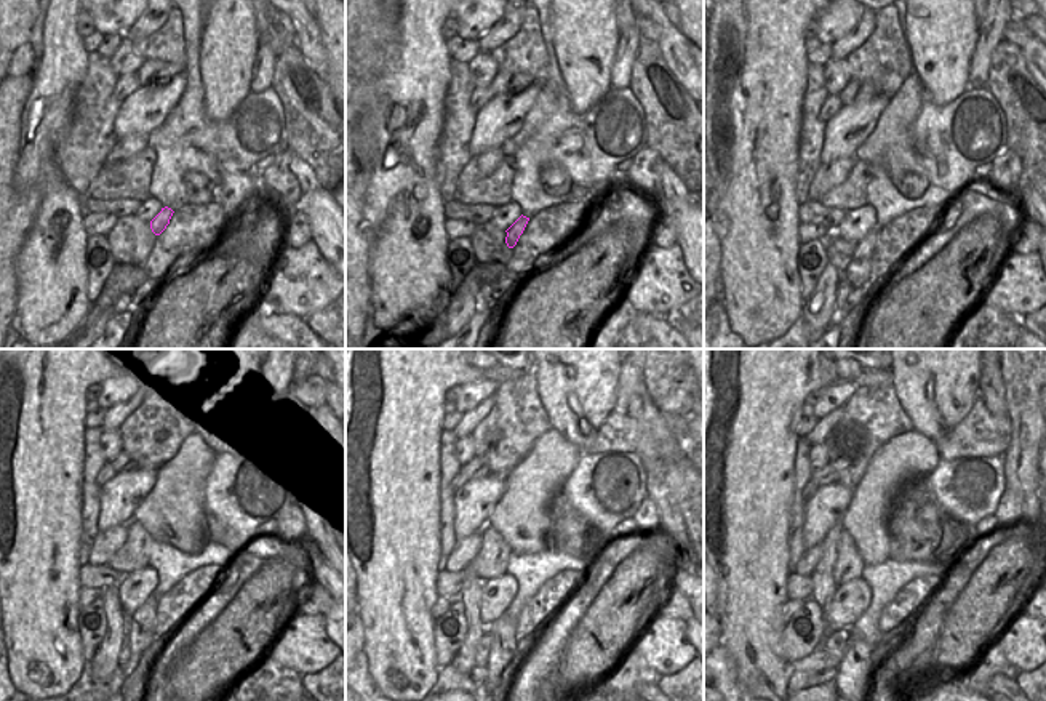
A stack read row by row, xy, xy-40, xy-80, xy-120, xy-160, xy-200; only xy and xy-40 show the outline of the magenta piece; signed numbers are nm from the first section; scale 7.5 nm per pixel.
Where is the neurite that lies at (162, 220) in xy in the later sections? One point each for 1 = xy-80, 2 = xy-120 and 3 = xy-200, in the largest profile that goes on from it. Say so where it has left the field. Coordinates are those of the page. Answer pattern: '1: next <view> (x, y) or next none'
1: next xy-80 (859, 269)
2: next xy-120 (141, 626)
3: next xy-200 (853, 674)

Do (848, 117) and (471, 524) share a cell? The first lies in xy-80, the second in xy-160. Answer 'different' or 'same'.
same

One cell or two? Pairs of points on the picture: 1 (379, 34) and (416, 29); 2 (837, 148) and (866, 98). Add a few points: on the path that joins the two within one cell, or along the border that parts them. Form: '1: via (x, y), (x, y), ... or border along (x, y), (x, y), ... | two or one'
1: border along (399, 16), (395, 53), (383, 66) | two
2: via (843, 135), (864, 111) | one

